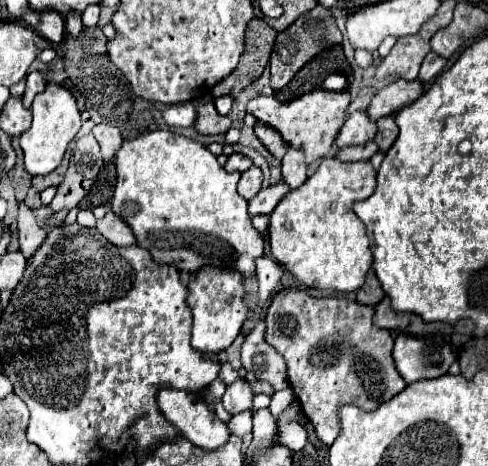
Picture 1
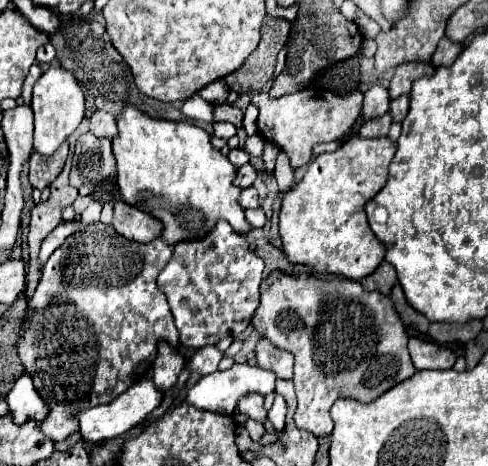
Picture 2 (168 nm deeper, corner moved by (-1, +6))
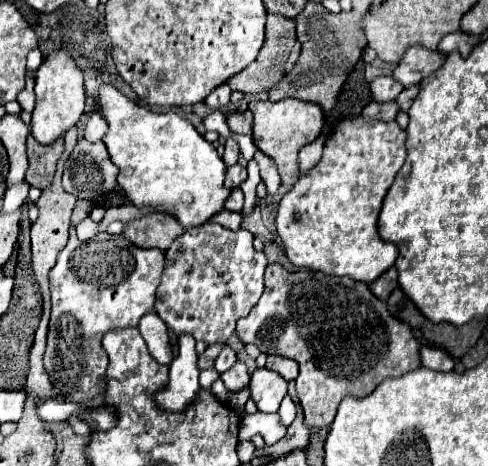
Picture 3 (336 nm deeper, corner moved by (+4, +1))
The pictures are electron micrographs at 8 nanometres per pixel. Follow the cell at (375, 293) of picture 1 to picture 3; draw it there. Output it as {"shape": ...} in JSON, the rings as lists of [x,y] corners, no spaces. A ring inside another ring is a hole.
{"shape":[[[390,267],[384,275],[380,275],[376,281],[370,283],[370,289],[372,289],[372,293],[376,293],[376,297],[386,301],[396,285],[398,285],[398,271],[394,267]]]}

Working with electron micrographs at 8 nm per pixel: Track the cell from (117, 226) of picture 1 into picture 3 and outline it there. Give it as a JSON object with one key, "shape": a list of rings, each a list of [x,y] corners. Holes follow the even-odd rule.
{"shape":[[[152,213],[138,221],[130,221],[124,229],[124,237],[128,237],[134,245],[140,247],[156,247],[166,251],[174,239],[184,233],[184,227],[176,217],[168,213]]]}

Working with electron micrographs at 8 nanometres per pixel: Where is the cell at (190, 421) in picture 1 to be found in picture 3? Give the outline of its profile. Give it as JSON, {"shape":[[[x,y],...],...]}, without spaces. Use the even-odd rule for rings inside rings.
{"shape":[[[146,313],[140,323],[138,329],[152,353],[152,357],[160,363],[172,363],[172,351],[170,351],[170,337],[168,337],[168,329],[166,323],[156,315],[156,313]]]}

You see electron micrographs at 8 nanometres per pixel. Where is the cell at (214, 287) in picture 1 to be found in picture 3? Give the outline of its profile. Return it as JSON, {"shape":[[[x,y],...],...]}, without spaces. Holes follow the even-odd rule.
{"shape":[[[204,223],[200,227],[186,229],[182,237],[178,237],[170,249],[166,251],[166,265],[162,271],[162,281],[156,289],[156,313],[160,319],[176,333],[190,333],[196,341],[216,343],[226,341],[230,333],[236,329],[236,321],[250,313],[264,291],[264,269],[268,259],[262,251],[252,247],[252,235],[244,229],[230,231],[216,223]]]}

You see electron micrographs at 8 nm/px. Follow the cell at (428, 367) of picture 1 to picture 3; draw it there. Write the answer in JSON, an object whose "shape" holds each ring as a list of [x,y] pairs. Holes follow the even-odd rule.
{"shape":[[[422,347],[420,355],[422,355],[422,365],[428,369],[436,369],[436,371],[452,371],[454,369],[454,359],[444,349]]]}

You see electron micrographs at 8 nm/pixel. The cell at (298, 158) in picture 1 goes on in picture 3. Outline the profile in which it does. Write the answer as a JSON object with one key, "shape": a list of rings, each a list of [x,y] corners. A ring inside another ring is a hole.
{"shape":[[[260,149],[254,153],[254,159],[260,167],[260,175],[262,175],[262,181],[268,189],[270,195],[274,195],[280,187],[280,175],[278,175],[278,169],[276,165],[272,165],[272,159],[270,157],[264,157],[264,153],[260,153]]]}

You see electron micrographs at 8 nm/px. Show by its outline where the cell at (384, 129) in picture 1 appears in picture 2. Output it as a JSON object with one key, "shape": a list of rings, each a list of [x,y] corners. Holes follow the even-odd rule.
{"shape":[[[401,96],[401,98],[397,98],[397,100],[391,102],[389,114],[391,114],[393,122],[401,122],[407,116],[407,110],[409,110],[409,98],[407,96]]]}

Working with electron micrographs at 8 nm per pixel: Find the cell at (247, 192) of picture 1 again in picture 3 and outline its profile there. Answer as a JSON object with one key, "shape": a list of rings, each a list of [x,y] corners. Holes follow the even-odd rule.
{"shape":[[[236,163],[236,165],[232,165],[232,167],[226,169],[226,181],[224,181],[224,185],[228,189],[240,187],[242,181],[246,181],[246,167],[242,167],[242,165]]]}

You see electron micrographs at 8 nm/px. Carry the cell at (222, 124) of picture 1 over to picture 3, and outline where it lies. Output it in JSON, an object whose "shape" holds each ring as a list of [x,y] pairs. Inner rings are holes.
{"shape":[[[246,111],[246,113],[232,113],[228,115],[228,127],[232,133],[238,133],[238,135],[250,135],[252,133],[252,113]]]}

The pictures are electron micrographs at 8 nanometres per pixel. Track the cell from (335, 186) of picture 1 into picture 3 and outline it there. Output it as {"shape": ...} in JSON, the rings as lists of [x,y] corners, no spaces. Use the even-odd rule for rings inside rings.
{"shape":[[[362,115],[344,119],[334,127],[332,135],[326,139],[322,159],[298,179],[278,205],[276,227],[292,265],[340,277],[346,275],[364,283],[372,283],[394,265],[398,247],[378,235],[378,215],[386,191],[406,161],[406,137],[406,129],[400,129],[396,121],[364,119]]]}

